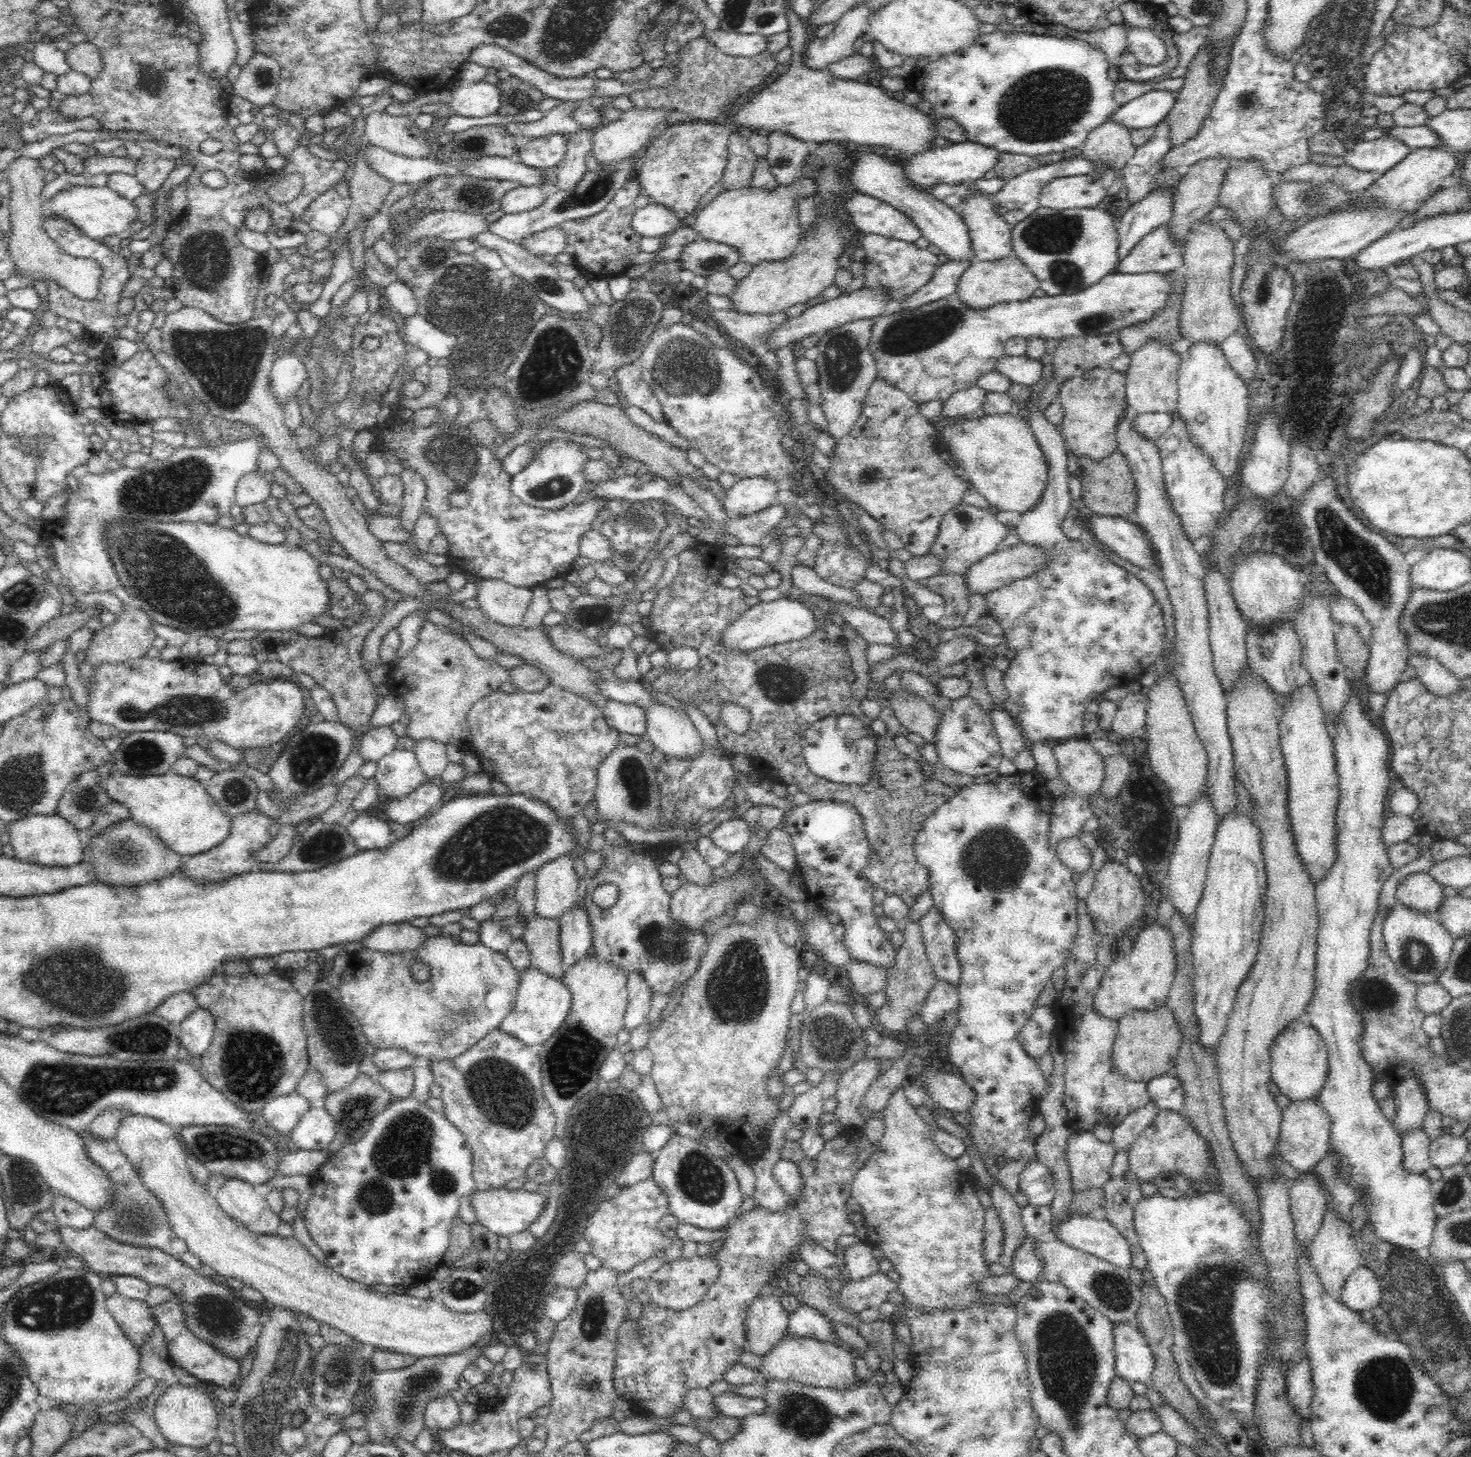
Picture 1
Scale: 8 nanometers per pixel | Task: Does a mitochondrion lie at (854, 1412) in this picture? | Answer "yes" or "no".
yes

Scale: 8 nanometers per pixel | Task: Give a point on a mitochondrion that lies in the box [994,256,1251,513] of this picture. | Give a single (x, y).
(1093, 322)

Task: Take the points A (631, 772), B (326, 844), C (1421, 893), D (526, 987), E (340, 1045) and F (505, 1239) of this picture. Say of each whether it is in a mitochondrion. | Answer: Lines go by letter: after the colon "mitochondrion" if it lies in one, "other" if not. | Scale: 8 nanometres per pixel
A: mitochondrion
B: mitochondrion
C: other
D: other
E: mitochondrion
F: other

